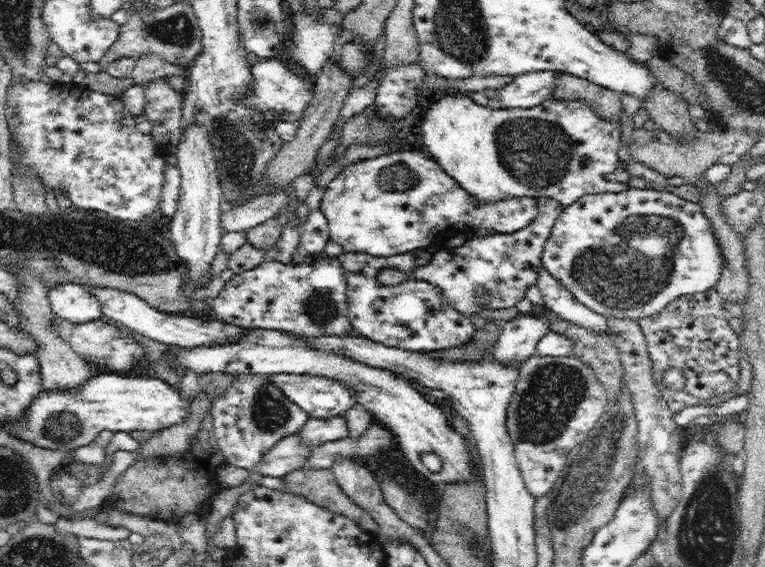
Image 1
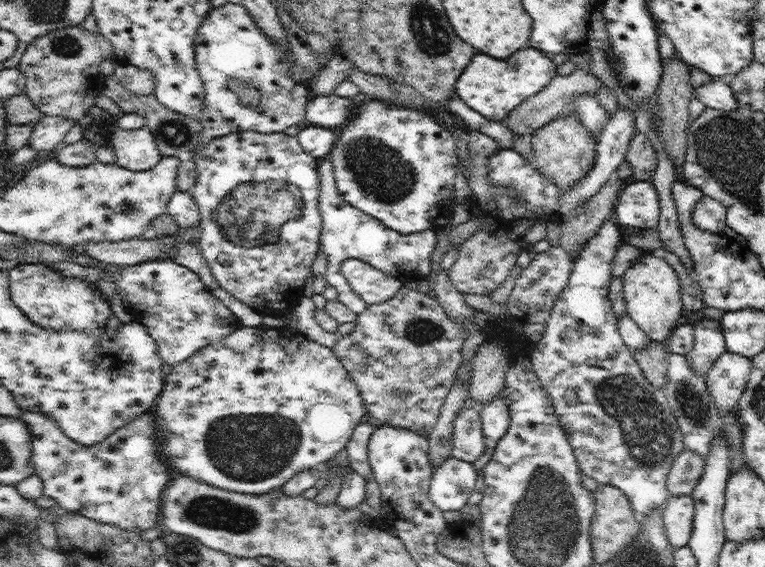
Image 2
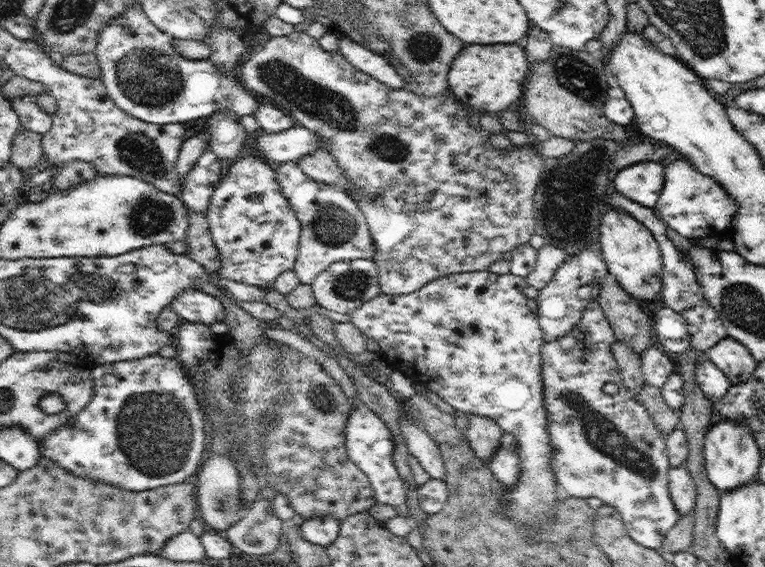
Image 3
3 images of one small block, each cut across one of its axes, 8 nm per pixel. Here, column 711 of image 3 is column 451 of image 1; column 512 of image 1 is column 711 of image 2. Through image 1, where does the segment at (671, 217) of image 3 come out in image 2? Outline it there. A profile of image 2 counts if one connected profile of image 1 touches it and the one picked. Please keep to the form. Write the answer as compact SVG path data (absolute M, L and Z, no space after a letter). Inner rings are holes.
M703 195L694 207L692 224L704 232L720 233L726 226L728 213L728 209L721 202Z

